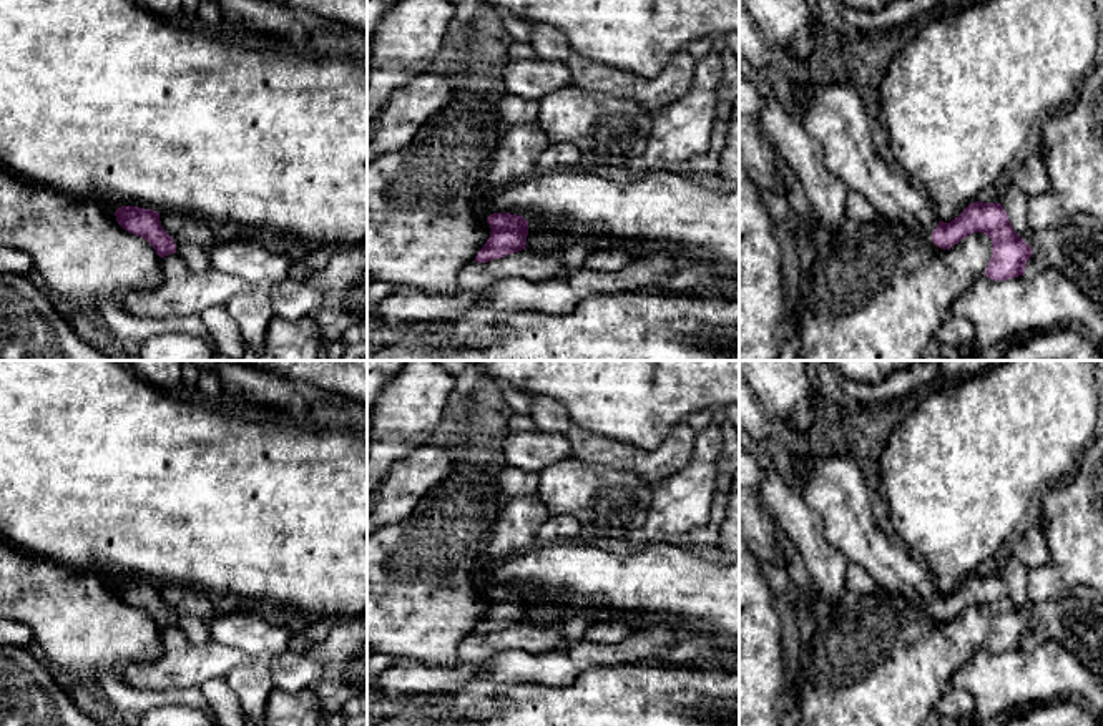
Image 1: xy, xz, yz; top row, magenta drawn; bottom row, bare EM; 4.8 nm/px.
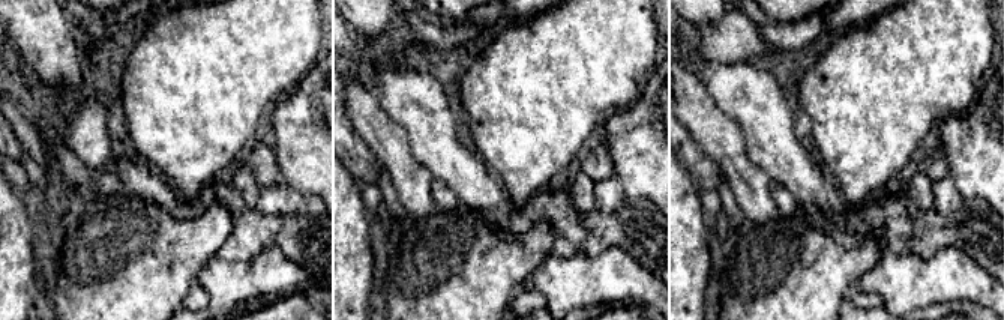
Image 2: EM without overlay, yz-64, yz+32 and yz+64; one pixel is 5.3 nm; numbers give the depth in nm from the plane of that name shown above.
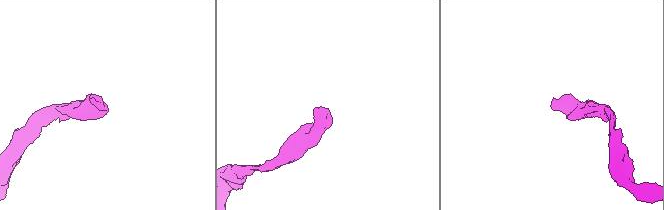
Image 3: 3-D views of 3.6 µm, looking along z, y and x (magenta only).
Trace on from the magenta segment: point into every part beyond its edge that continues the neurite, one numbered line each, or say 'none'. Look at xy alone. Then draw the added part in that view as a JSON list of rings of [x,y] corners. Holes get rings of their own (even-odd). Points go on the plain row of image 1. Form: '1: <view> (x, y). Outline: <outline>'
none

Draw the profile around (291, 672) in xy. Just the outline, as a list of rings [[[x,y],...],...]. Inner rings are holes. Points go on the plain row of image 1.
[[[286,651],[271,661],[271,679],[274,688],[297,693],[311,688],[322,674],[321,663],[311,655]]]

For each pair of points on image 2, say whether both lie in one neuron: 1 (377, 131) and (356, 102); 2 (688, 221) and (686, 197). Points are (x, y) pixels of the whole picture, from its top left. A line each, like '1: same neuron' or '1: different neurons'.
1: same neuron
2: same neuron

